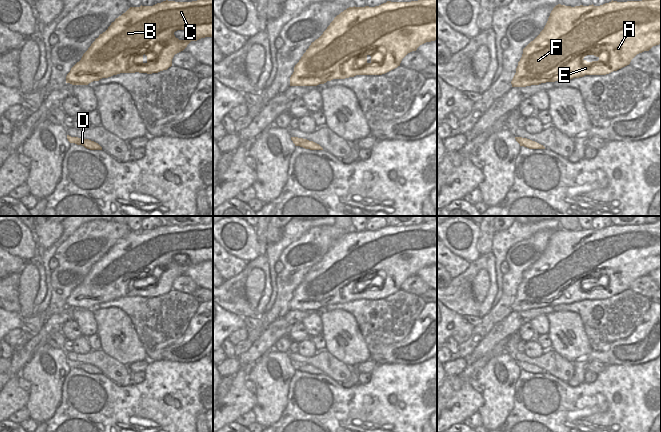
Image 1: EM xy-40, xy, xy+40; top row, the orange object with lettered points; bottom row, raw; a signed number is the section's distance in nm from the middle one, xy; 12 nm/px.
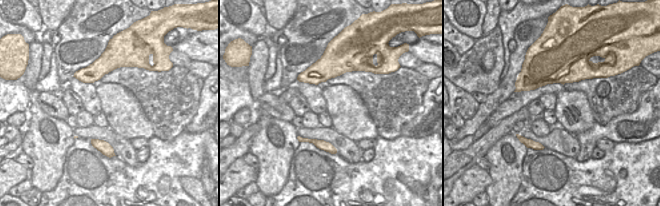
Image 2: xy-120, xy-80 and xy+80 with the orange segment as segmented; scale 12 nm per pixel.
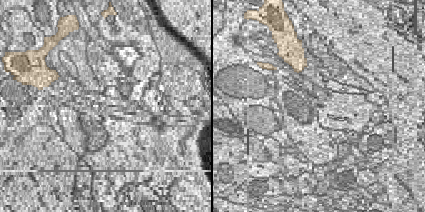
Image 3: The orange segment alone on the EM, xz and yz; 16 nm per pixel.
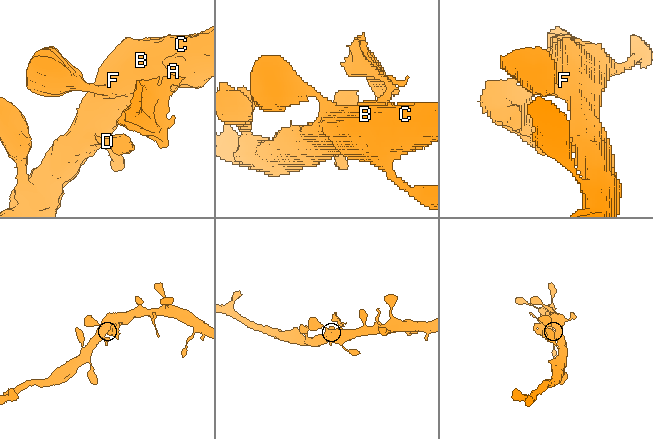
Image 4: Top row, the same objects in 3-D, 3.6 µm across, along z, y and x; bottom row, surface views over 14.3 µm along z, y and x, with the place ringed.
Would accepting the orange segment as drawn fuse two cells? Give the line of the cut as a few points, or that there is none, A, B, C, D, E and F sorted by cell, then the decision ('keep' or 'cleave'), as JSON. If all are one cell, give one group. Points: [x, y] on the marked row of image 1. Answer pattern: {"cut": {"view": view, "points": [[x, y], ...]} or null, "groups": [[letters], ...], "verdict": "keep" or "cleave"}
{"cut": null, "groups": [["A", "B", "C", "D", "E", "F"]], "verdict": "keep"}

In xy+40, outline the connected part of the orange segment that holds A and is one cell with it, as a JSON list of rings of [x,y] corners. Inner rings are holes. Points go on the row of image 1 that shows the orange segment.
[[[661,0],[611,1],[600,6],[565,6],[558,4],[550,13],[540,34],[524,49],[518,62],[512,87],[526,87],[546,82],[573,79],[585,75],[606,75],[630,64],[639,53],[661,44]],[[594,55],[598,61],[587,62],[584,57]]]

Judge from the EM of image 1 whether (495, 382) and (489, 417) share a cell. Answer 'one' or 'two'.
one

